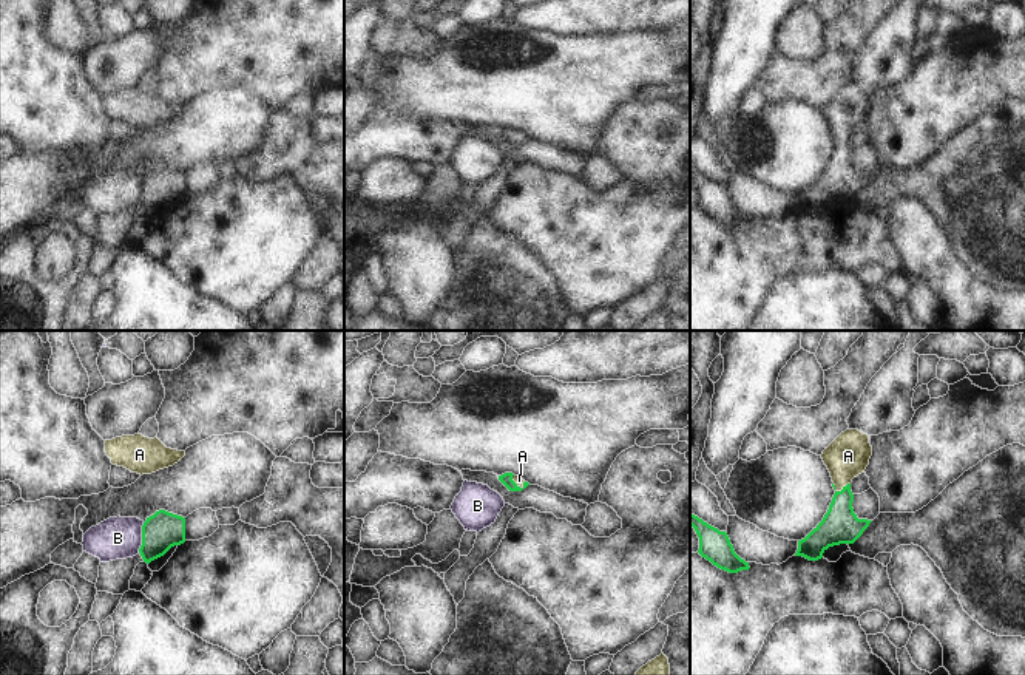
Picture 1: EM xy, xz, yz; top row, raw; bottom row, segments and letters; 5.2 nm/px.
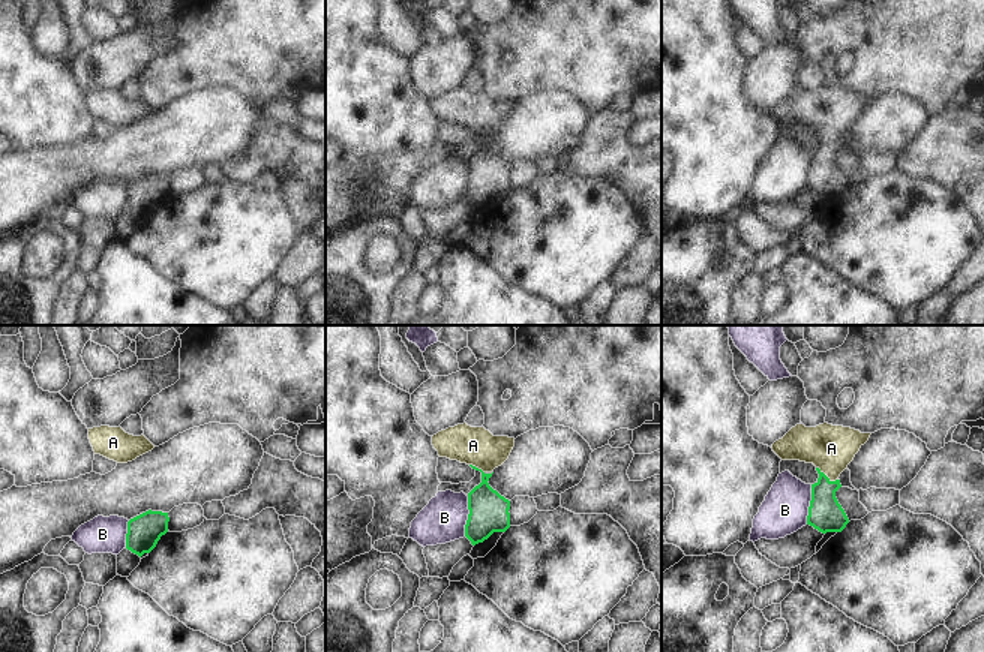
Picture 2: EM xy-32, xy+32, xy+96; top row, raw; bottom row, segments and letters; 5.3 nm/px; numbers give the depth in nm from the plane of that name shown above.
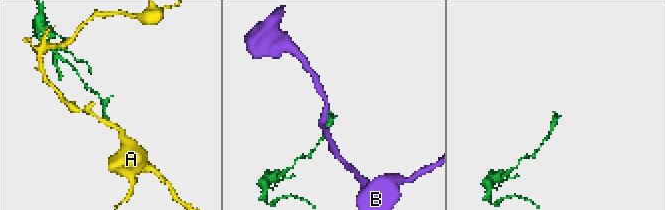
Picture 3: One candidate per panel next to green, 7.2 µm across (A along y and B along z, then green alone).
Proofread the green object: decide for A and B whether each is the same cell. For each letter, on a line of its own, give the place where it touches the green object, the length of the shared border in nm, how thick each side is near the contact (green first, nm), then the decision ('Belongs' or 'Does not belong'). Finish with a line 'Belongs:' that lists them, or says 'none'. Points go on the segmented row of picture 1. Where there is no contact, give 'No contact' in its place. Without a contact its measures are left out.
A: Touches green at yz (842, 490). Shared border 100 nm. Thickness 190 nm (green) against 220 nm. Belongs
B: Touches green at xy (142, 538). Shared border 160 nm. Thickness 200 nm (green) against 220 nm. Does not belong
Belongs: A

